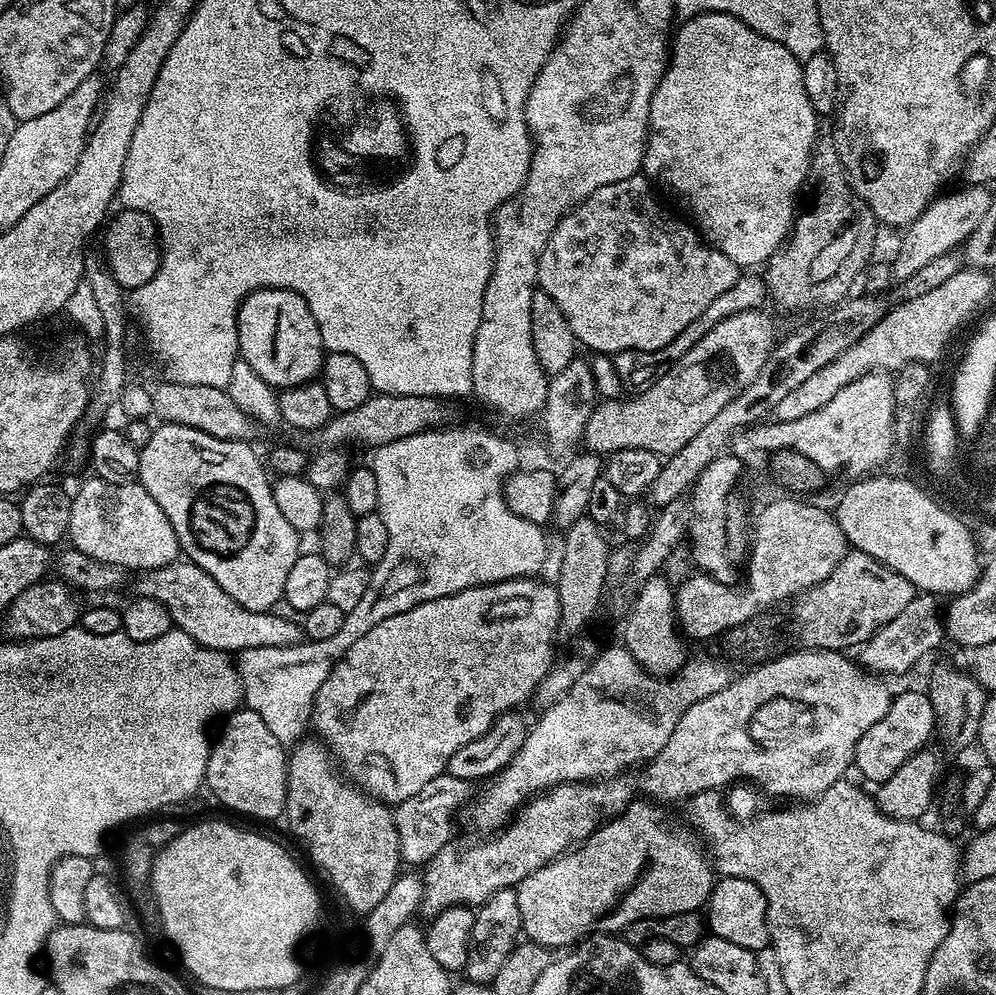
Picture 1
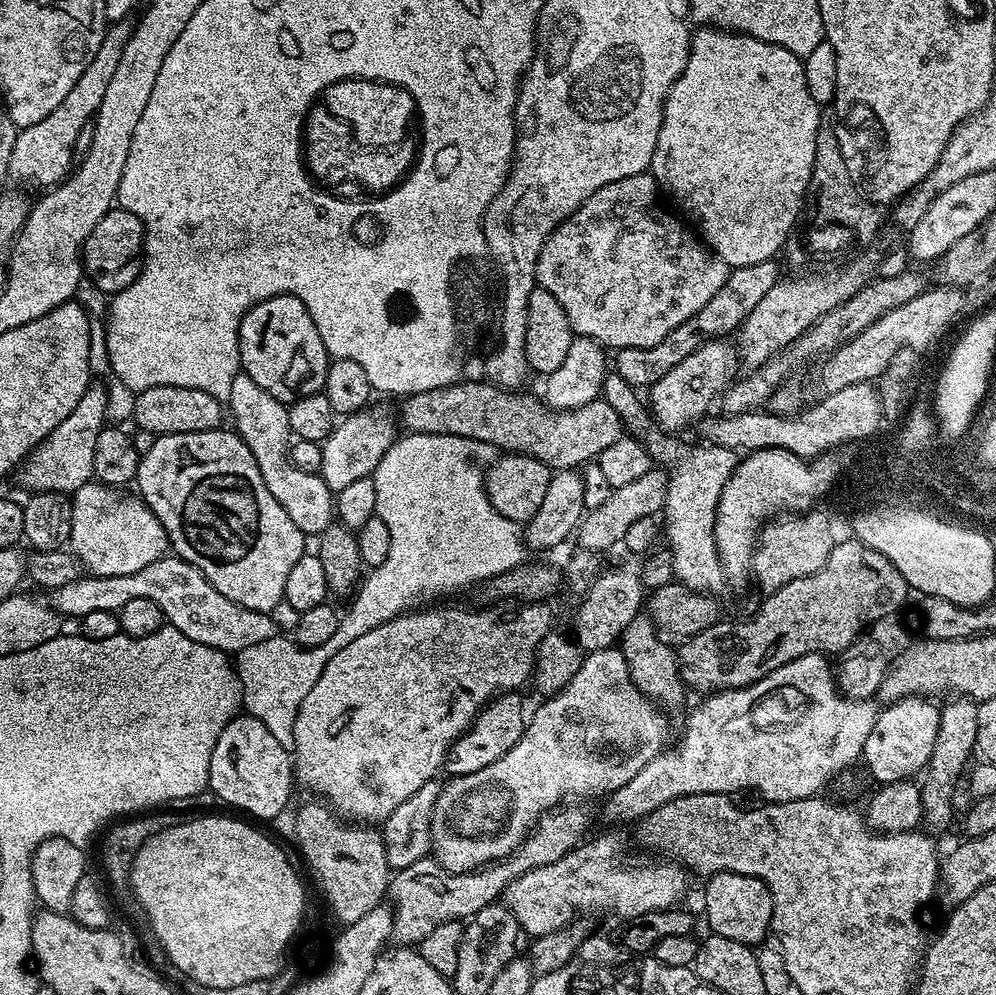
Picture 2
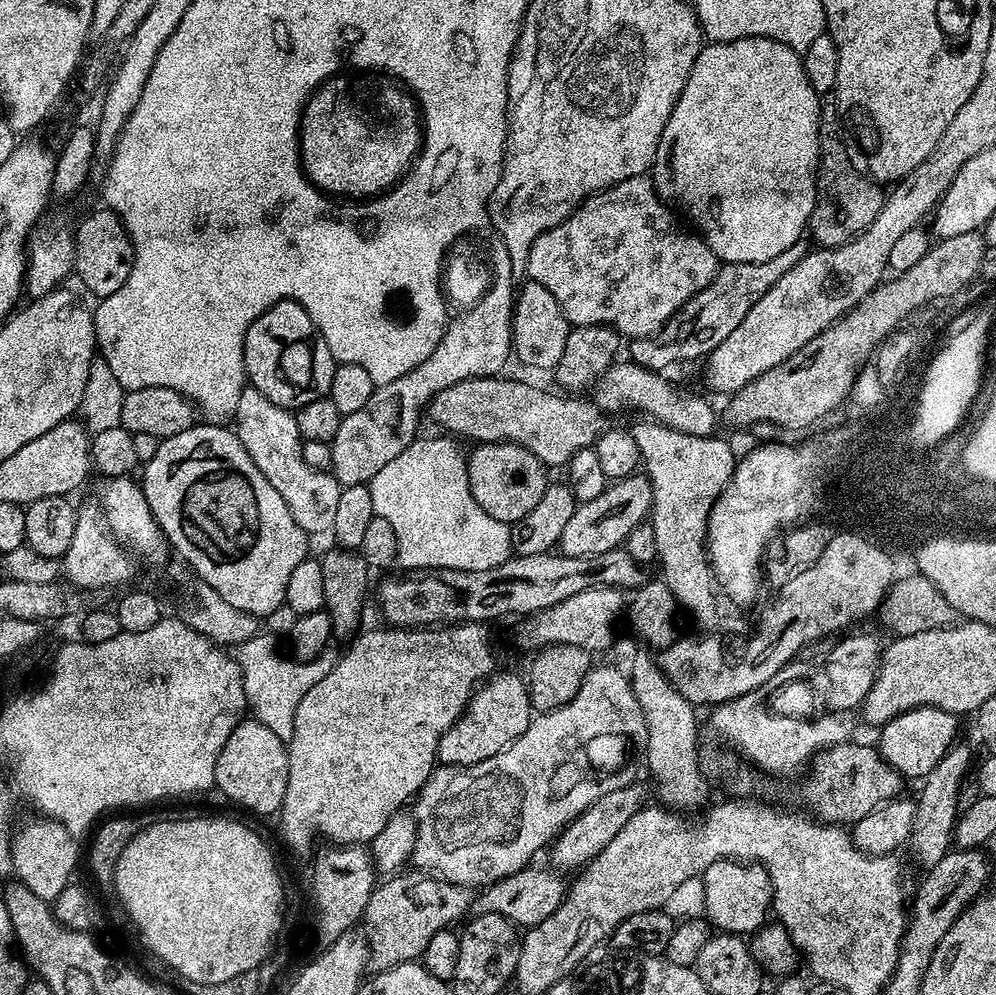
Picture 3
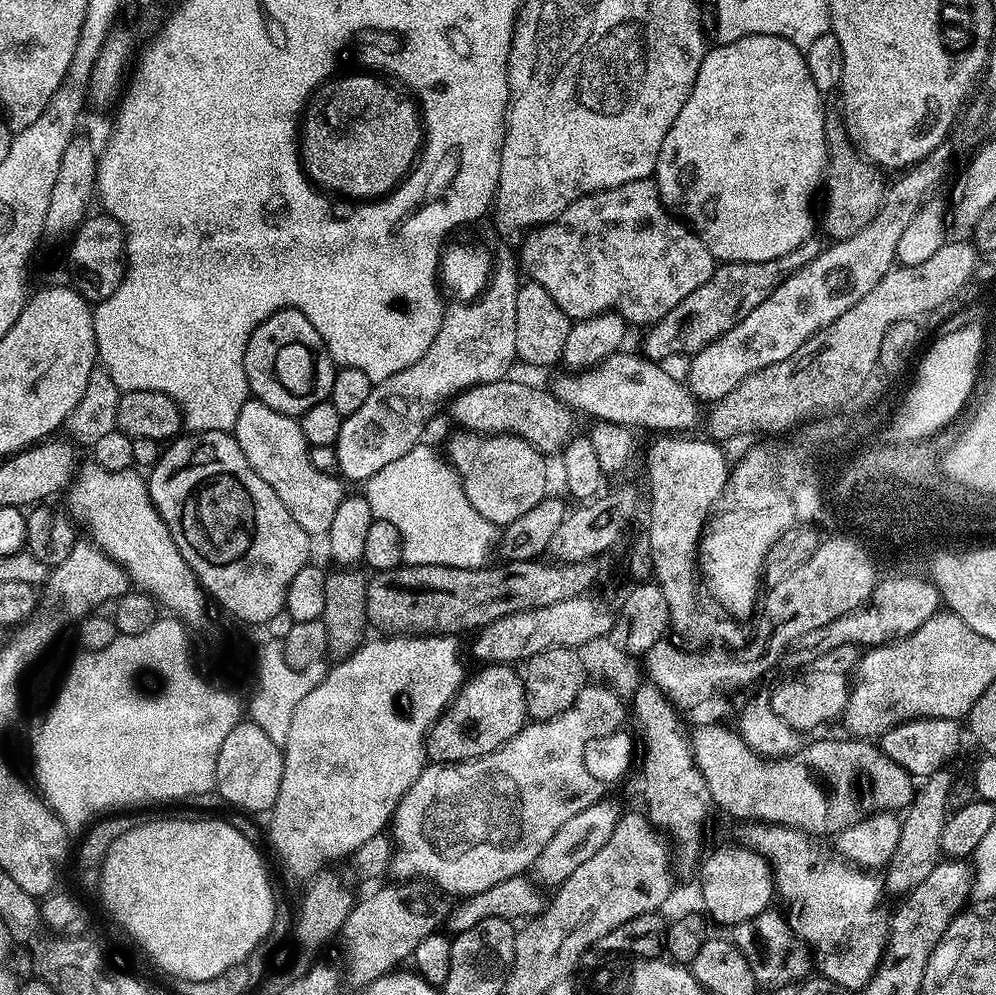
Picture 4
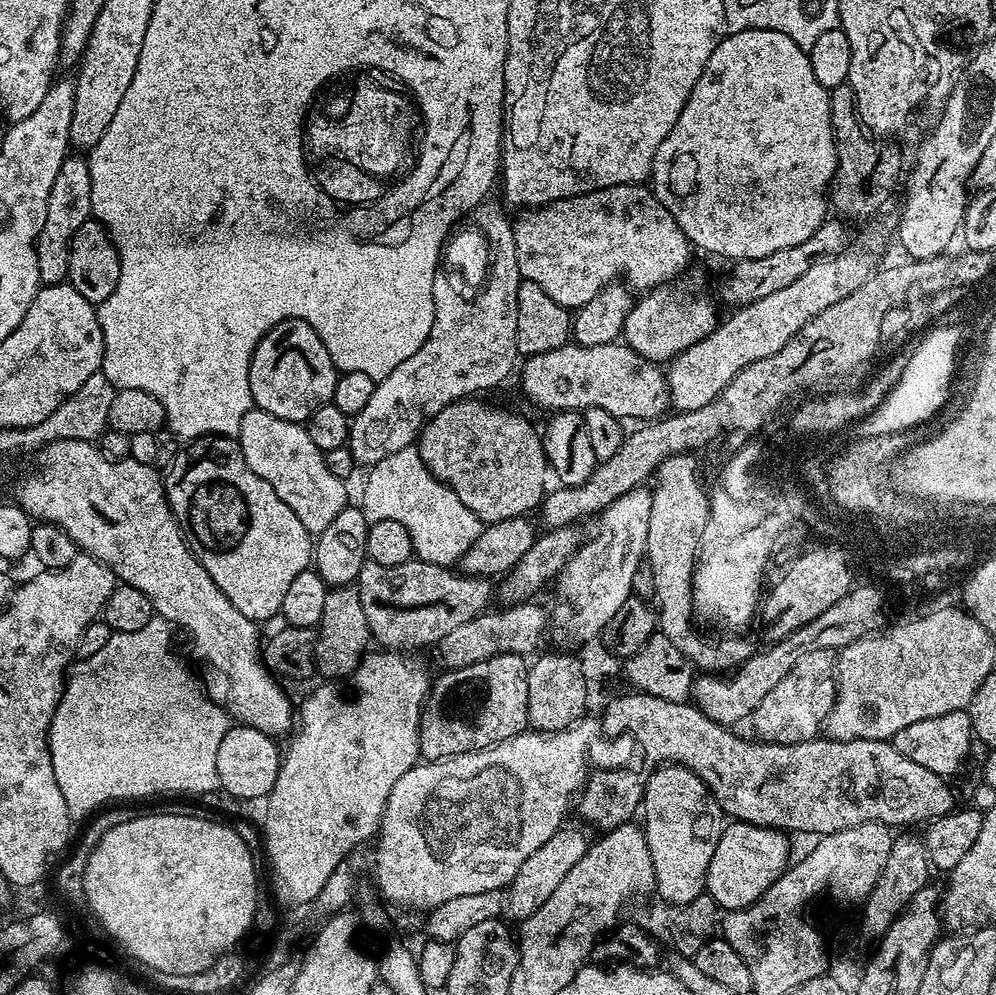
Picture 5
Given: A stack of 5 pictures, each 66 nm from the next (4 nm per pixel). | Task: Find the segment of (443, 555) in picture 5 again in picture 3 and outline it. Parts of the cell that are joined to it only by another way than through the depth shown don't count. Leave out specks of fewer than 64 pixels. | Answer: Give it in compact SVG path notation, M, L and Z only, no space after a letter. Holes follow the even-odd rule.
M417 438L409 448L402 450L394 462L386 462L368 484L370 498L376 515L386 518L394 526L398 538L396 564L404 570L478 571L502 566L513 555L512 530L509 525L498 522L474 502L470 494L470 478L465 453L455 439L424 440Z

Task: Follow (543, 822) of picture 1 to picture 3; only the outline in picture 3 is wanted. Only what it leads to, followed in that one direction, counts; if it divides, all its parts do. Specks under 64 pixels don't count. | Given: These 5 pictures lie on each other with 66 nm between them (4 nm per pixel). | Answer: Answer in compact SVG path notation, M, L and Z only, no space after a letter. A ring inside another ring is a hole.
M431 874L404 875L389 875L383 882L377 883L362 917L362 928L365 928L363 931L370 941L370 964L376 972L385 972L388 968L397 968L399 964L419 961L424 955L426 945L430 943L430 938L434 938L438 930L452 928L455 920L463 921L473 907L474 896L467 888L451 884Z

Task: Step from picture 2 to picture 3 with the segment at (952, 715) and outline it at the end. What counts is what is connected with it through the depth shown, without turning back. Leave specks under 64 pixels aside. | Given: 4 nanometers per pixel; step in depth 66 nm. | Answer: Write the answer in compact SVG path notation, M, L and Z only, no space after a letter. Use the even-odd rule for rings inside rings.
M963 742L952 745L952 749L930 770L928 776L923 777L920 788L920 797L915 797L916 813L912 827L910 849L916 855L916 860L921 864L921 869L927 870L938 866L942 858L953 847L953 832L956 828L958 810L956 812L956 795L964 784L964 771L972 760L972 752Z

